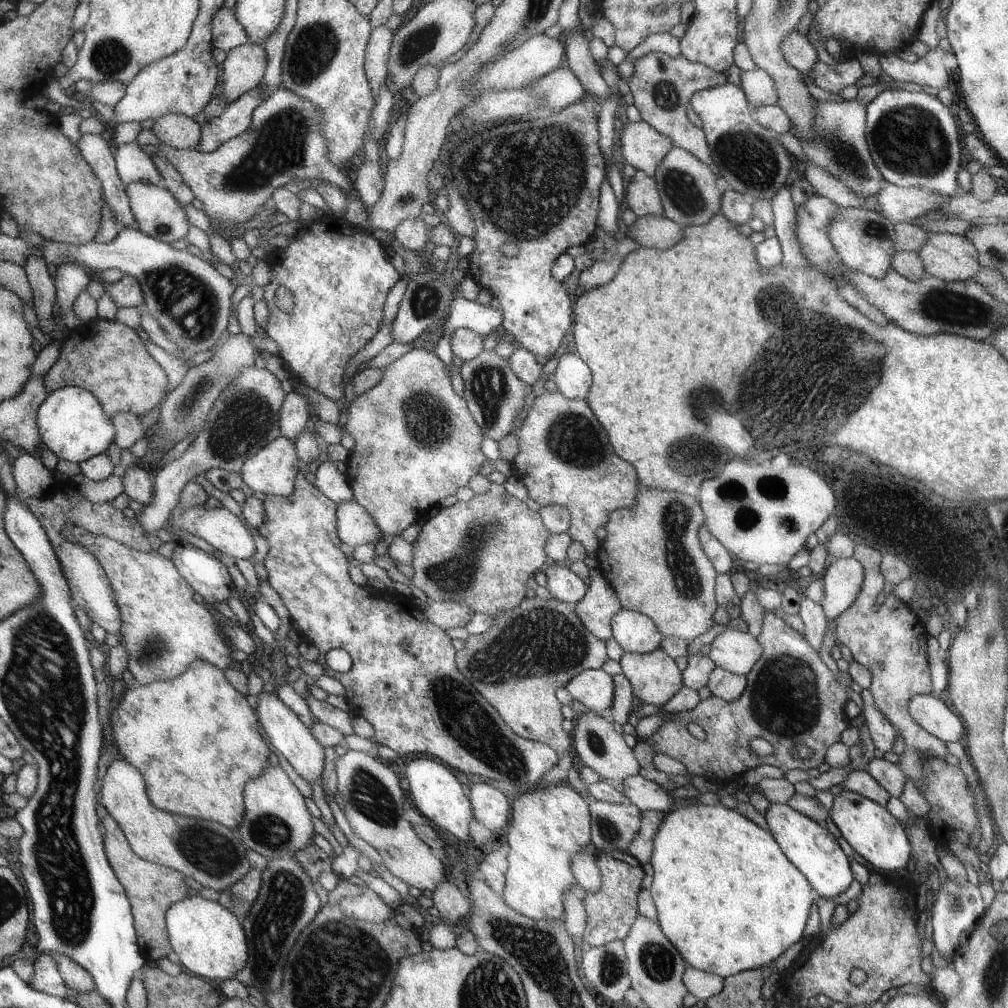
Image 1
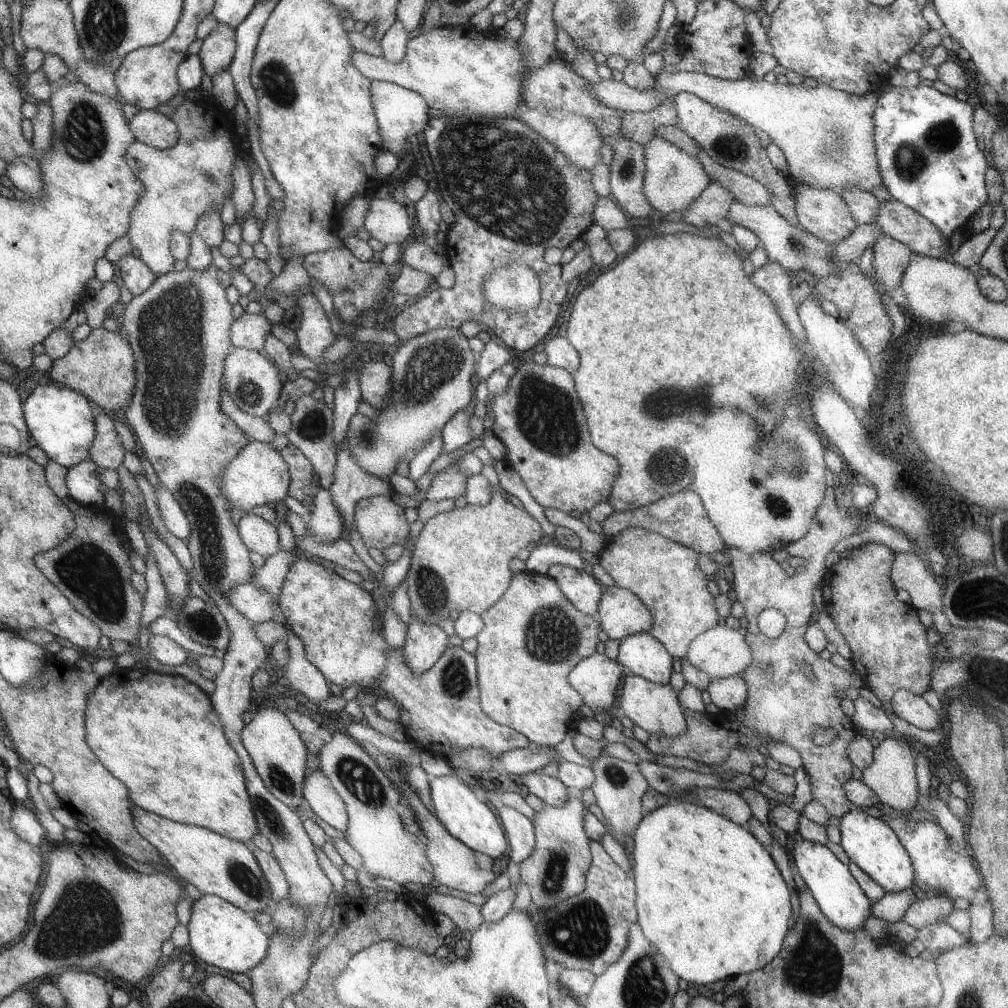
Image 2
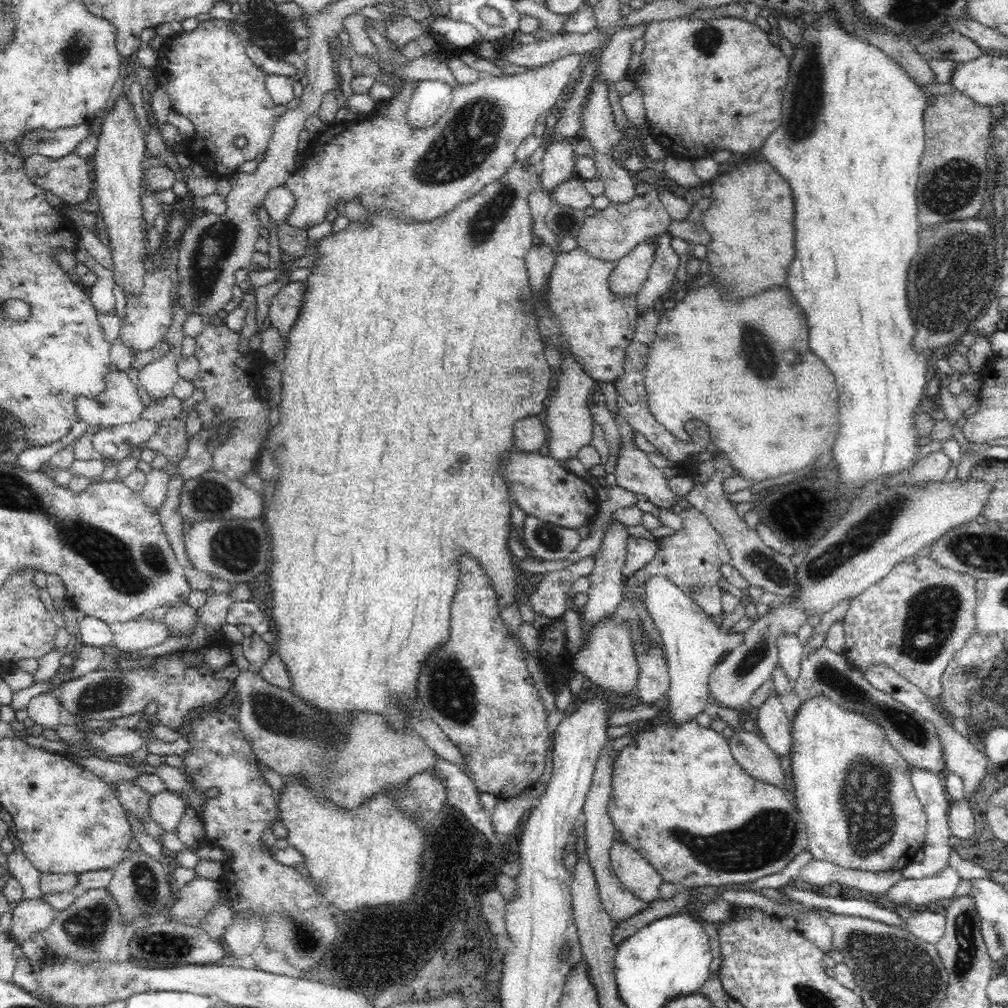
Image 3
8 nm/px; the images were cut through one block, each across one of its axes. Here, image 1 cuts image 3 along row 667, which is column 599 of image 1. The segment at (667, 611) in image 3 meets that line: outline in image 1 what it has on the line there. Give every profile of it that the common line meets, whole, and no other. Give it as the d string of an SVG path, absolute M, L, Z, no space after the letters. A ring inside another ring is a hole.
M603 669L584 670L572 677L565 687L574 700L592 712L604 712L615 702L615 679Z

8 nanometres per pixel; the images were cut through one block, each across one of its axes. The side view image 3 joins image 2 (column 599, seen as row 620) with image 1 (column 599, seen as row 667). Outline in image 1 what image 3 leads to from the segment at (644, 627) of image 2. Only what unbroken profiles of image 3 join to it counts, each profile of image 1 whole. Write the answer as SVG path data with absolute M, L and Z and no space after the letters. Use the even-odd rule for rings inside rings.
M589 568L589 577L592 584L588 594L584 594L584 598L577 602L576 614L596 638L607 641L614 636L612 618L623 608L623 603L599 568Z

